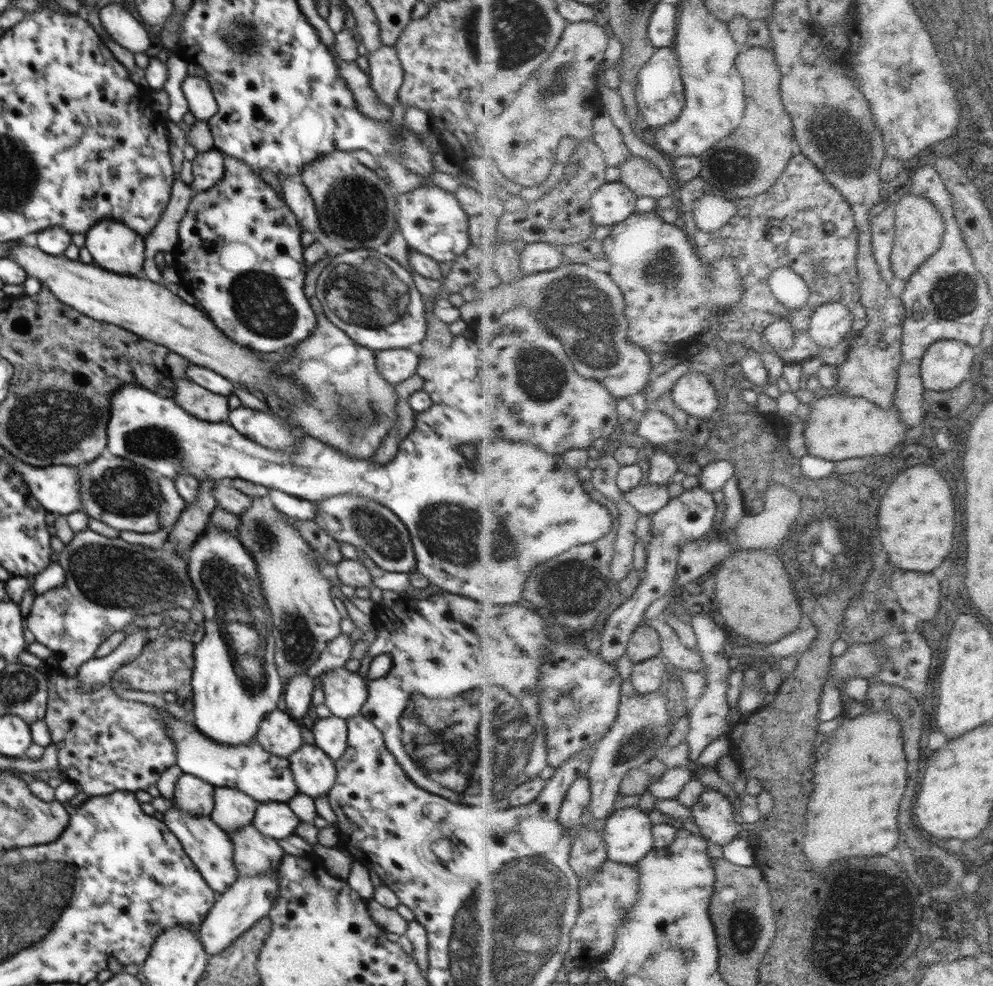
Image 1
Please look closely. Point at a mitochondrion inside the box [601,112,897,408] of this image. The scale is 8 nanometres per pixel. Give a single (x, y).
(661, 274)

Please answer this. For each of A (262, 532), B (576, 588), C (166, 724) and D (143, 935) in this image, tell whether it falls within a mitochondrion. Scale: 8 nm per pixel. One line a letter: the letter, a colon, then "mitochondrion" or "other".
A: mitochondrion
B: mitochondrion
C: other
D: other

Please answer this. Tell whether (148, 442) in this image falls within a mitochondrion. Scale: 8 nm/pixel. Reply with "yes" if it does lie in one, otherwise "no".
yes

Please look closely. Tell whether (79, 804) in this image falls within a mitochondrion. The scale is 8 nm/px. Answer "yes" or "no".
no

